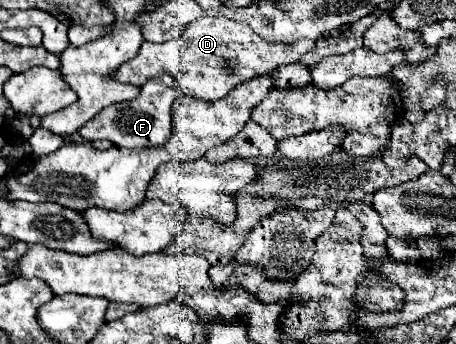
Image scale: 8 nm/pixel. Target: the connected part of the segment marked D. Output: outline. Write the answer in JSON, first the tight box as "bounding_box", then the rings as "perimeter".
{"bounding_box":[116,16,316,100],"perimeter":[[[202,16],[186,26],[186,32],[172,42],[142,42],[140,52],[134,56],[134,60],[128,60],[122,64],[120,70],[116,70],[116,80],[142,86],[152,76],[160,74],[172,74],[180,96],[192,96],[200,100],[222,100],[232,92],[238,84],[248,82],[252,76],[262,76],[280,64],[298,62],[306,52],[310,52],[316,46],[314,40],[298,40],[294,44],[272,44],[262,40],[252,32],[252,28],[244,22],[228,20],[222,16]]]}

